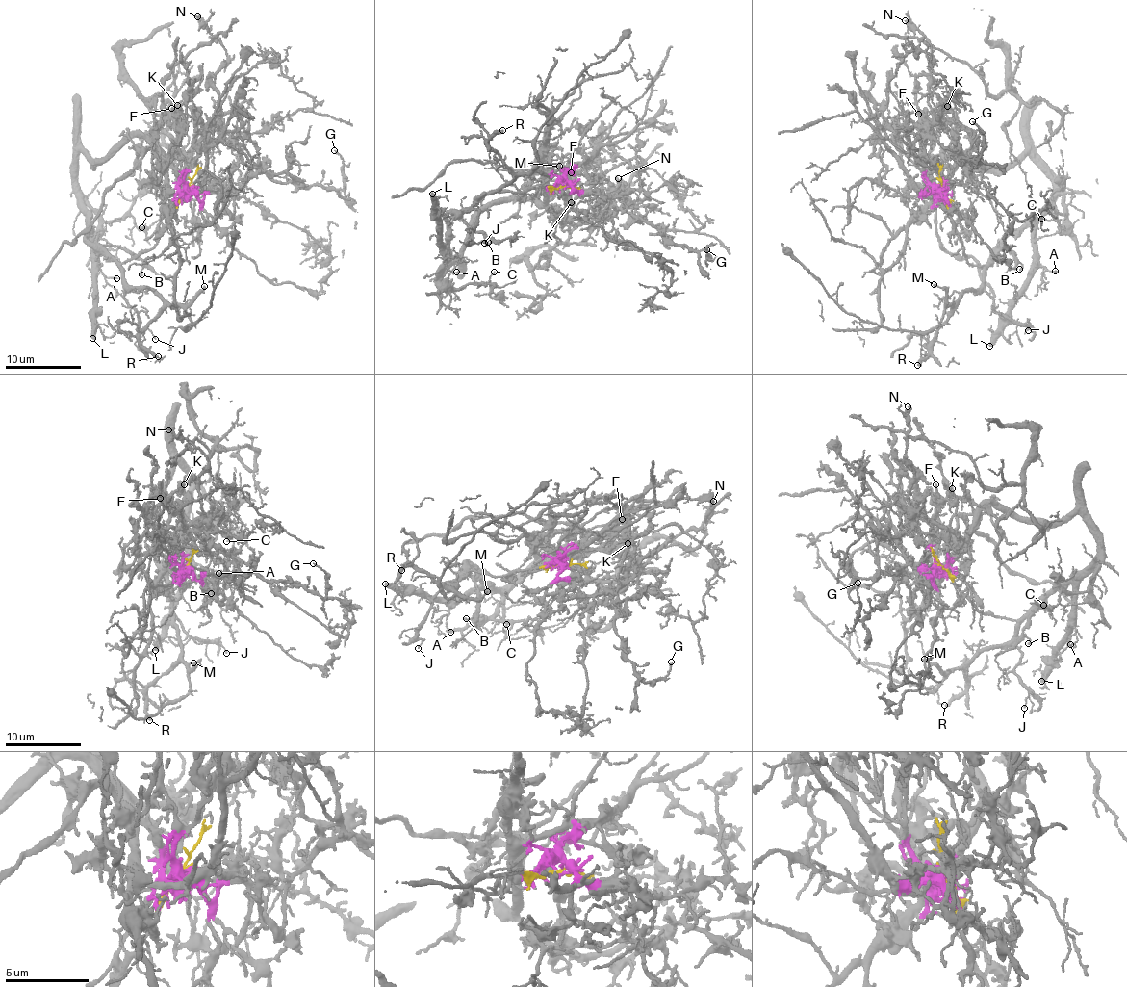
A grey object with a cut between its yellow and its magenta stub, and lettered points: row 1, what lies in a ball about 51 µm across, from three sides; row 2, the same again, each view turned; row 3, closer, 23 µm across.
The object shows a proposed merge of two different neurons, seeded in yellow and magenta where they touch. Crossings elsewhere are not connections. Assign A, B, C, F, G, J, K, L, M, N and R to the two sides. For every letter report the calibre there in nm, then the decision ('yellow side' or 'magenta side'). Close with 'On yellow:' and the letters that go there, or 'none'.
A: 130 nm | yellow side
B: 150 nm | yellow side
C: 110 nm | yellow side
F: 150 nm | magenta side
G: 140 nm | magenta side
J: 120 nm | yellow side
K: 160 nm | magenta side
L: 440 nm | yellow side
M: 160 nm | yellow side
N: 200 nm | magenta side
R: 320 nm | yellow side
On yellow: A, B, C, J, L, M, R

